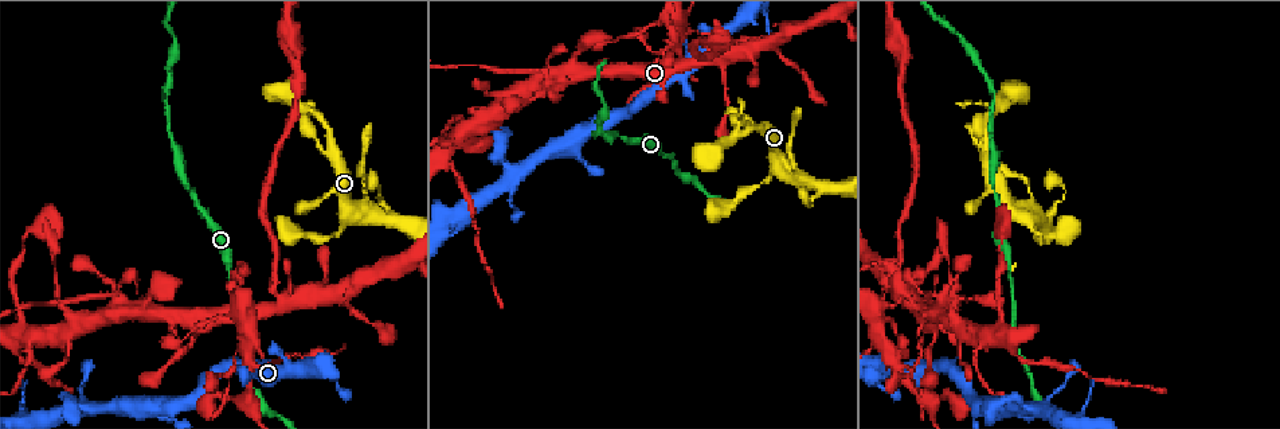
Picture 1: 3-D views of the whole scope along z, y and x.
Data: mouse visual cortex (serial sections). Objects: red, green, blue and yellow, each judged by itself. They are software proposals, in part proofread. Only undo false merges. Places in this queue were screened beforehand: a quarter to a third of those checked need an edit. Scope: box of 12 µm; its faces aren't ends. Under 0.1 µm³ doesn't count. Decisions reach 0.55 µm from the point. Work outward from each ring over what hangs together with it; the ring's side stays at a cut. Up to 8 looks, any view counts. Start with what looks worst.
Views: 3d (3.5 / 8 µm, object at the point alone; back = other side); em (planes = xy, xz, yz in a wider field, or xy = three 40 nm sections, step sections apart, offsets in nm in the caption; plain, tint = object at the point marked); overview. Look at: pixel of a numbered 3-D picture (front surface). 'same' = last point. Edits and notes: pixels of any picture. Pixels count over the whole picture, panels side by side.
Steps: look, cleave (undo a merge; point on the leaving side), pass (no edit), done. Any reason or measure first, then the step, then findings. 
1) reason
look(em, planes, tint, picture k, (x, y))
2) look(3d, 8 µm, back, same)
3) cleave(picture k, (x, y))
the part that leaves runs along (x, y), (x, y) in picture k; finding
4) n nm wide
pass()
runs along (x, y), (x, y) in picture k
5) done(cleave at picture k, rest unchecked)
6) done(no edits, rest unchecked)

three arms meet
look(3d, 8 µm, picture 1, (943, 299))

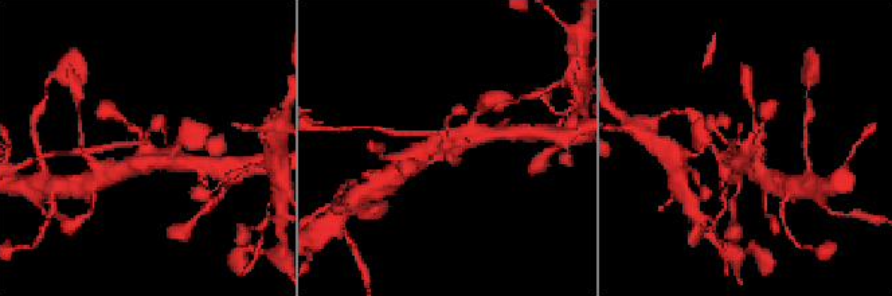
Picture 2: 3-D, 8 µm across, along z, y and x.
zoom in
look(3d, 3.5 µm, back, picture 2, (743, 152))

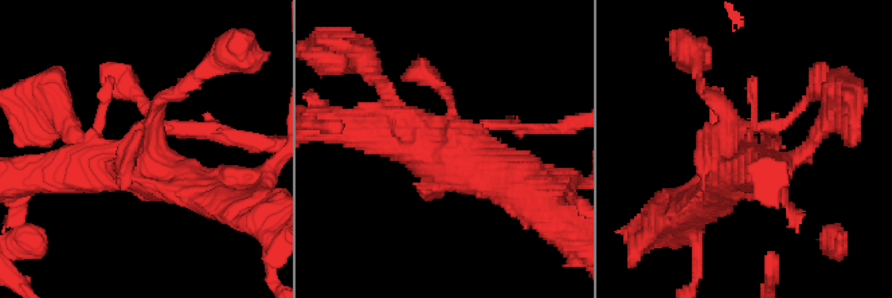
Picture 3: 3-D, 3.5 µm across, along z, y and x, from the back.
need the tissue
look(em, xy, step 2, tint, picture 3, (735, 147))

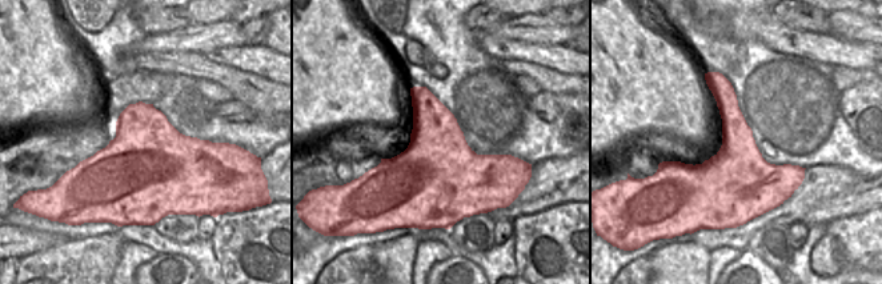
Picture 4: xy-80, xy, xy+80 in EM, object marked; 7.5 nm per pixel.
cleave(picture 3, (237, 134))
the part that leaves runs along (173, 128), (231, 132), (273, 145) in picture 3; two cells meet here

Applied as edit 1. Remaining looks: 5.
thin arm on a thick one
look(3d, 3.5 µm, picture 1, (247, 363))

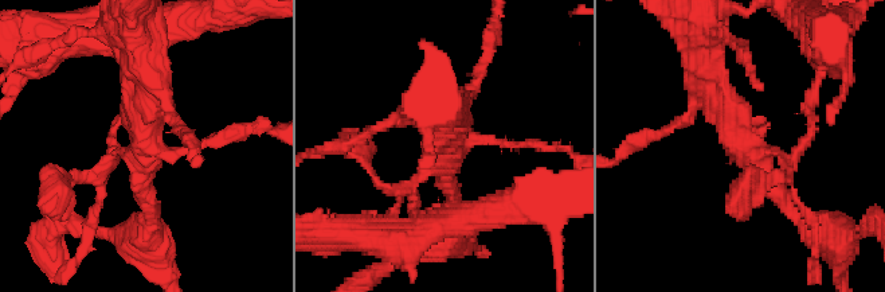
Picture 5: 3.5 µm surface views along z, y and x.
shape alone is not enough
look(em, xy, step 2, tint, picture 5, (440, 158))

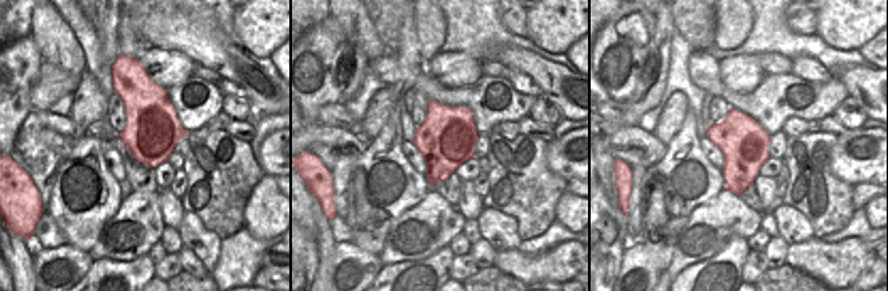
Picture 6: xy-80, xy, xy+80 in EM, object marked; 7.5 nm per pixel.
cleave(picture 5, (137, 172))
the part that leaves runs along (113, 160), (145, 148), (149, 78) in picture 5; two cells meet here

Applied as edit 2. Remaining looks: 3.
abrupt turn
look(3d, 3.5 µm, picture 1, (916, 299))

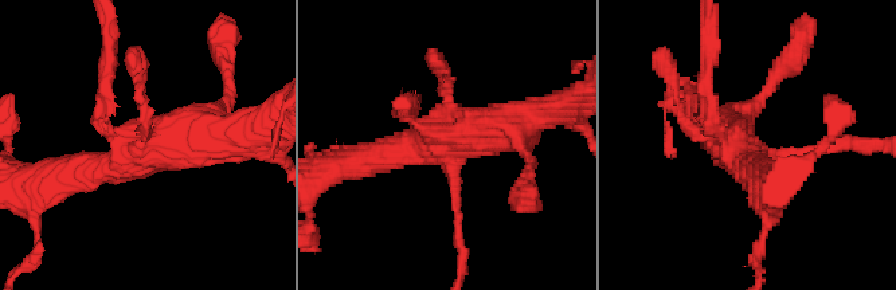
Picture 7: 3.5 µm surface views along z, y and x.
look(em, xy, step 3, tint, picture 7, (740, 158))

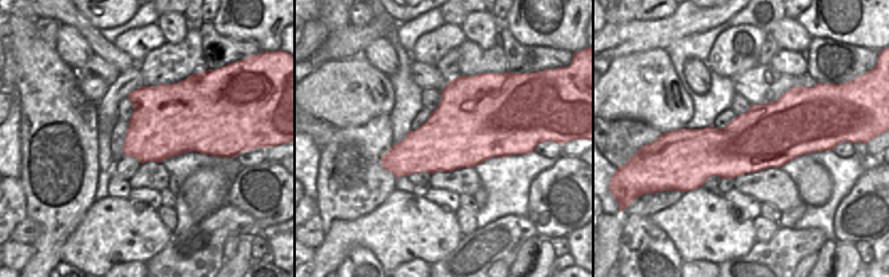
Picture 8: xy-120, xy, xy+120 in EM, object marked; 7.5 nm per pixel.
cleave(picture 7, (705, 91))
border along (136, 89), (137, 107), (135, 109) in picture 8; a second cell is stuck on

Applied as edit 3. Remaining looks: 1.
done(cleave at picture 3, cleave at picture 5, cleave at picture 7, rest unchecked)

